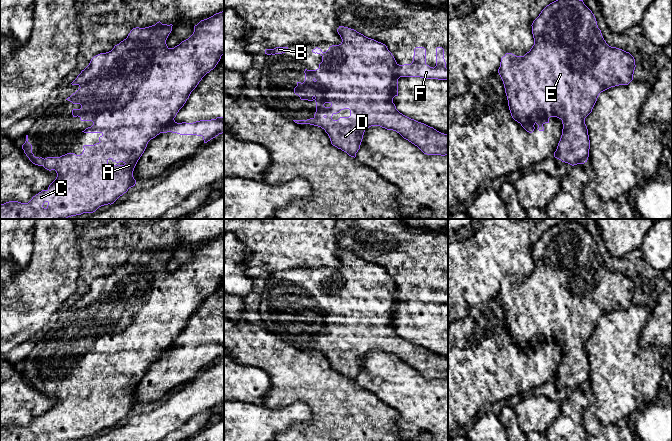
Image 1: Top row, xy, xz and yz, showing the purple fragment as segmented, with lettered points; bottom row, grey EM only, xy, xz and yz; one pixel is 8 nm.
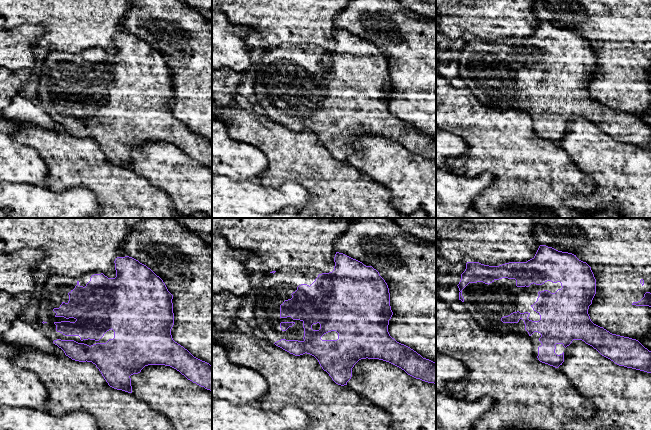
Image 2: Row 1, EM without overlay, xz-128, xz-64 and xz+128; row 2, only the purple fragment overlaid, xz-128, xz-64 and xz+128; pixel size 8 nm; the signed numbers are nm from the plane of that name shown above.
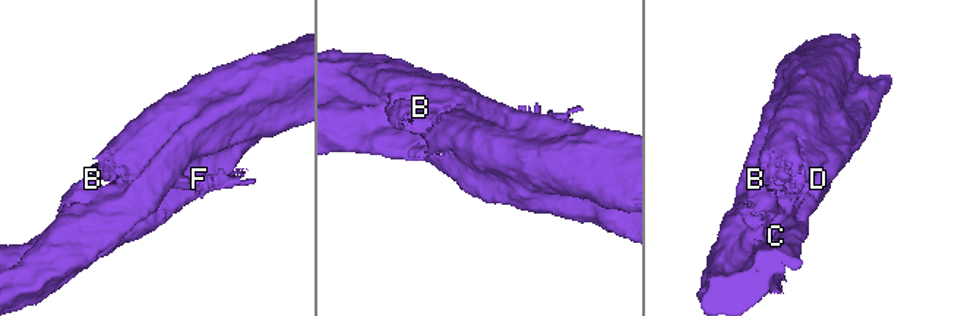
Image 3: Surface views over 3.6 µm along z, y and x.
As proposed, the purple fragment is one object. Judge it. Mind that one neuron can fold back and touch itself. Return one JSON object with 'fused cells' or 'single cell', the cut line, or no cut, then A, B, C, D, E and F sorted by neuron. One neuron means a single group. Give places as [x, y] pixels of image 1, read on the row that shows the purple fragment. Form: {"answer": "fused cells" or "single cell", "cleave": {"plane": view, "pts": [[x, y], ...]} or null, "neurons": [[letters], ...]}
{"answer": "fused cells", "cleave": {"plane": "xz", "pts": [[397, 64], [394, 96]]}, "neurons": [["A", "B", "C", "D", "E"], ["F"]]}

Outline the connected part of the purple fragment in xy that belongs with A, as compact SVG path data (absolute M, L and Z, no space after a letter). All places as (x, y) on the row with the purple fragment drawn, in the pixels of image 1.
M224 11L214 14L213 16L201 20L197 25L194 26L193 34L186 40L182 41L179 45L174 48L169 48L166 44L166 40L172 31L172 24L162 24L160 21L155 25L145 27L145 28L133 28L128 34L127 38L121 41L119 44L115 45L114 48L106 53L100 53L94 56L89 65L81 71L77 78L71 83L72 85L78 85L80 88L73 93L66 100L72 102L73 104L80 104L80 109L73 109L73 117L79 117L81 121L92 121L93 125L86 128L84 133L101 133L99 137L99 143L94 145L84 145L83 152L80 155L74 153L67 153L60 157L35 157L32 153L32 145L28 142L28 135L26 135L26 141L22 145L24 153L29 158L29 160L38 166L43 166L45 169L51 171L55 170L57 173L56 179L49 185L47 190L42 190L38 194L32 197L28 203L21 203L18 201L9 201L0 205L0 219L67 219L71 216L81 215L83 213L93 213L99 207L113 204L120 196L128 191L129 188L135 186L136 180L133 177L134 168L144 153L148 142L159 135L162 130L176 117L179 110L184 106L187 99L189 98L191 92L197 87L202 78L213 70L224 54Z

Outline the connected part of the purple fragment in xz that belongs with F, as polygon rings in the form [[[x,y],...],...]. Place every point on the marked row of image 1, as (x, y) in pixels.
[[[416,47],[414,49],[411,64],[397,65],[394,96],[398,96],[398,79],[400,77],[448,80],[448,68],[446,67],[444,49],[442,47],[436,48],[436,66],[434,68],[426,64],[426,49],[424,47]]]

